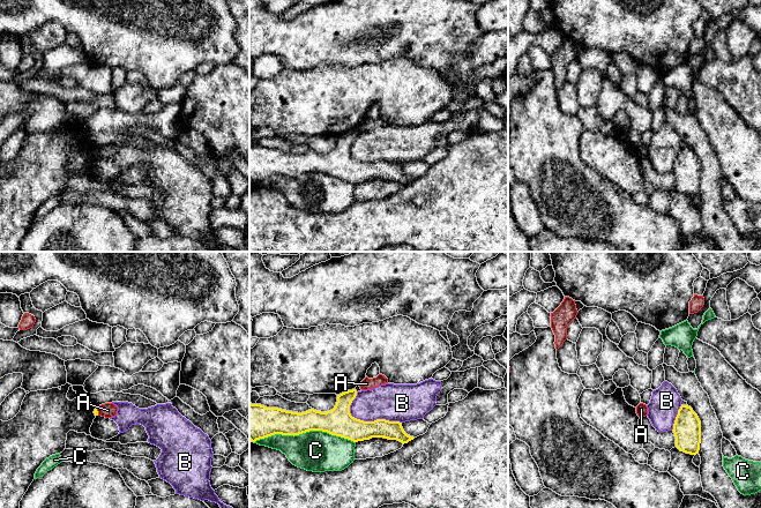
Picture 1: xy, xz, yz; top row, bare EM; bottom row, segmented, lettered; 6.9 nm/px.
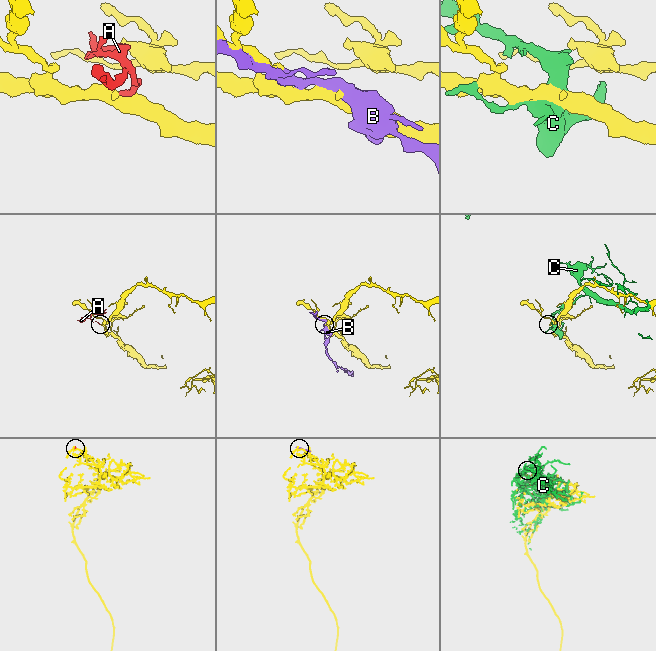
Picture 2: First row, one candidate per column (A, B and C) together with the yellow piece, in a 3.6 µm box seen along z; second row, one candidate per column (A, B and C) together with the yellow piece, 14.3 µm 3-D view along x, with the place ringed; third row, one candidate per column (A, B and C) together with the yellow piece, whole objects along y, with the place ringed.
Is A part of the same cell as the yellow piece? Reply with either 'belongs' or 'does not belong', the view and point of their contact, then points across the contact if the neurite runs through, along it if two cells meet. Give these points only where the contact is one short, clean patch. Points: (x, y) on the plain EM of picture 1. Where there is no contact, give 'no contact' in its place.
does not belong; meets yellow in xy at (97, 152); border along xy (96, 149), (98, 156)

